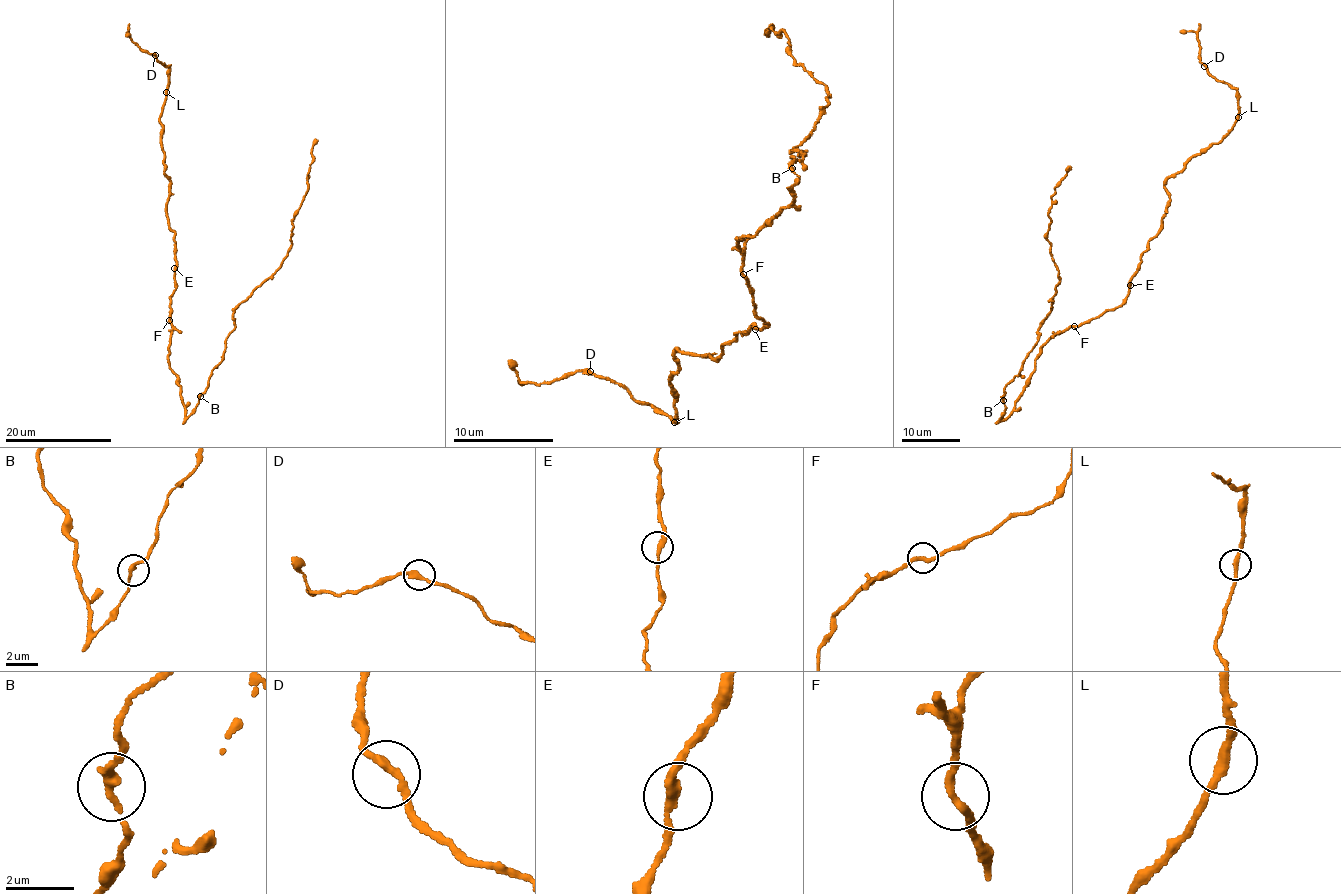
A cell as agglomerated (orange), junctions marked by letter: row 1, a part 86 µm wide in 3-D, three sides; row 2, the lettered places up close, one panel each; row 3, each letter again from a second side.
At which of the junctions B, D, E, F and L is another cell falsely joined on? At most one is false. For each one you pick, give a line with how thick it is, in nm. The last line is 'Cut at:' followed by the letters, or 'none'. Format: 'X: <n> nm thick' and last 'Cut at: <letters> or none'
Cut at: none

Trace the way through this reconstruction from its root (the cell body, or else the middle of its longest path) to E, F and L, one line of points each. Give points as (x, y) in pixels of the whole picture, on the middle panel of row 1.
E: (735, 243), (741, 255), (742, 274), (757, 315), (767, 324), (760, 330), (755, 329)
F: (735, 243), (741, 255), (743, 274)
L: (735, 243), (757, 315), (767, 324), (734, 333), (717, 358), (674, 349), (674, 422)

